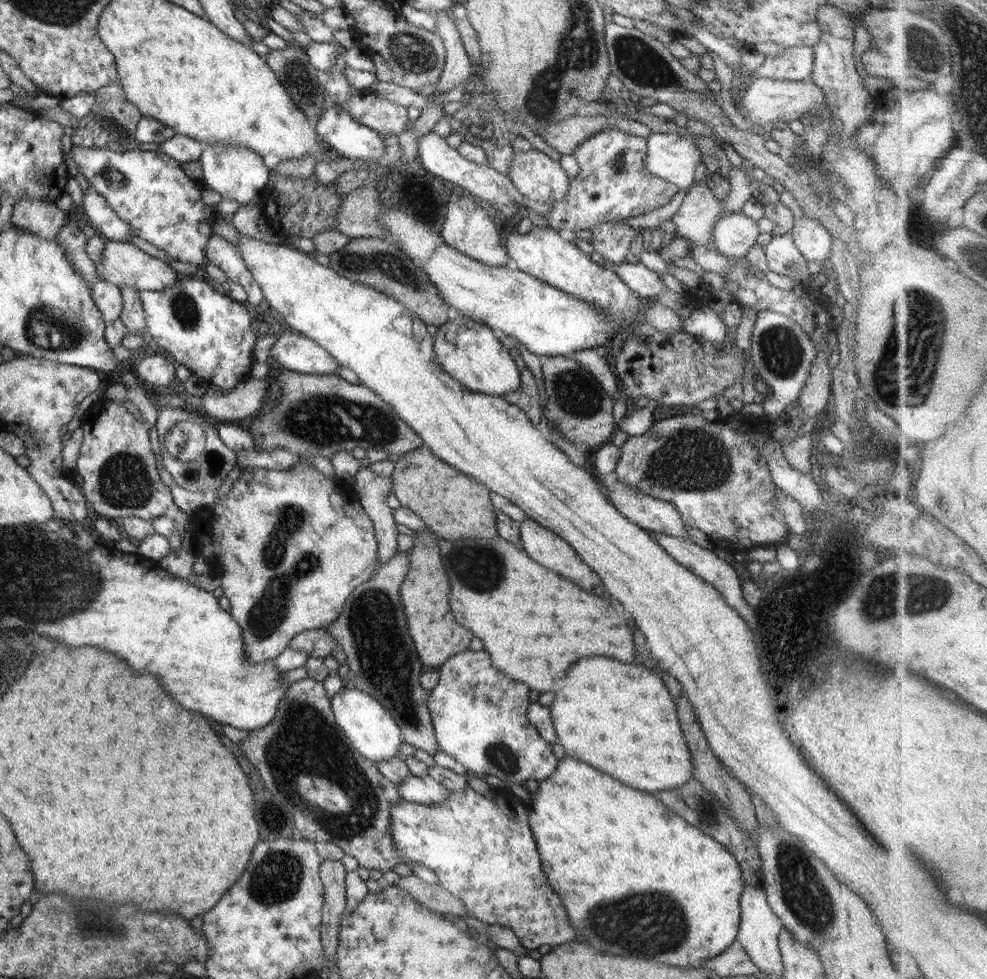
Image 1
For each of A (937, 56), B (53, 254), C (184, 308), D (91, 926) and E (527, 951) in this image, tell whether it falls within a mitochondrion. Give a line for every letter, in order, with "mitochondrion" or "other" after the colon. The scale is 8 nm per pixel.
A: mitochondrion
B: other
C: mitochondrion
D: other
E: other

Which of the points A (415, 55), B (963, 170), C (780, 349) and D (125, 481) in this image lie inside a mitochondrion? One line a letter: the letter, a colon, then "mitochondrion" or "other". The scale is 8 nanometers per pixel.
A: mitochondrion
B: other
C: mitochondrion
D: mitochondrion

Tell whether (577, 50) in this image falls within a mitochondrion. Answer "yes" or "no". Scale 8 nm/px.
yes

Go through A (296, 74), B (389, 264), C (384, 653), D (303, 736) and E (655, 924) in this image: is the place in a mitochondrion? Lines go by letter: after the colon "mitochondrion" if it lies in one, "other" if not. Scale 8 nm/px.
A: mitochondrion
B: mitochondrion
C: mitochondrion
D: mitochondrion
E: mitochondrion

